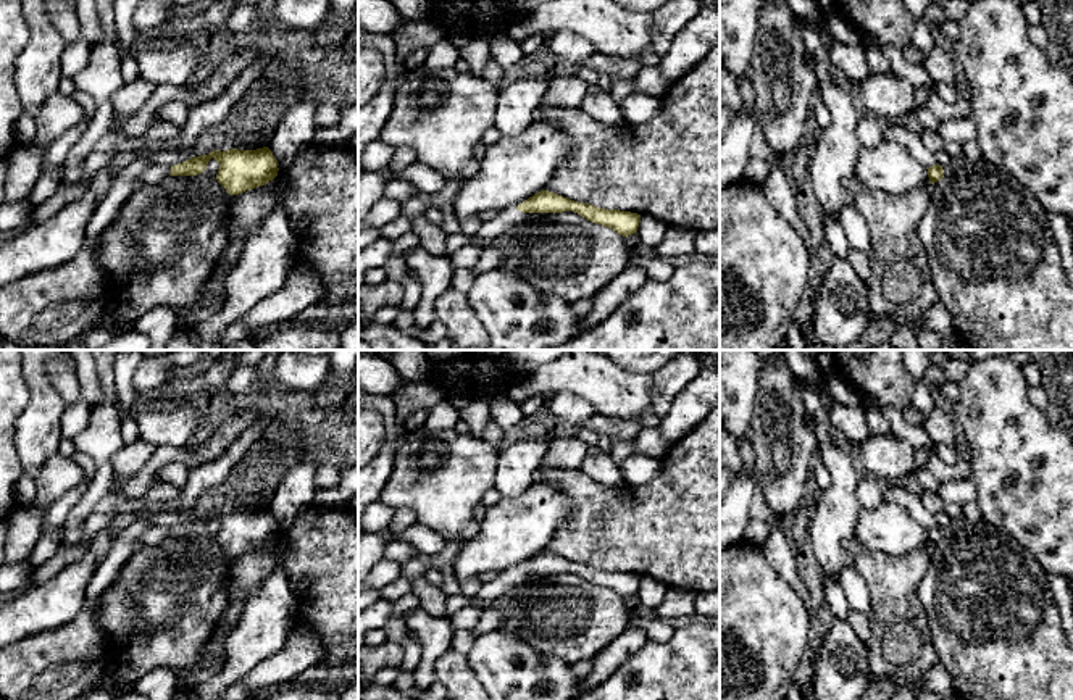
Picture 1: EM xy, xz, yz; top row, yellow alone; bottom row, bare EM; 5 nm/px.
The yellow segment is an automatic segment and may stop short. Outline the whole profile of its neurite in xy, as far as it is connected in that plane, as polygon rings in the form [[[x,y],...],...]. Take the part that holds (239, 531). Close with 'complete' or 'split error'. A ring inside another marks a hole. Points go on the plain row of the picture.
[[[268,508],[257,511],[226,513],[215,511],[208,516],[194,518],[179,526],[157,526],[145,529],[136,542],[152,547],[168,537],[197,537],[207,531],[208,523],[215,519],[219,524],[216,542],[229,556],[239,556],[245,552],[265,547],[278,537],[278,521]]]; split error

